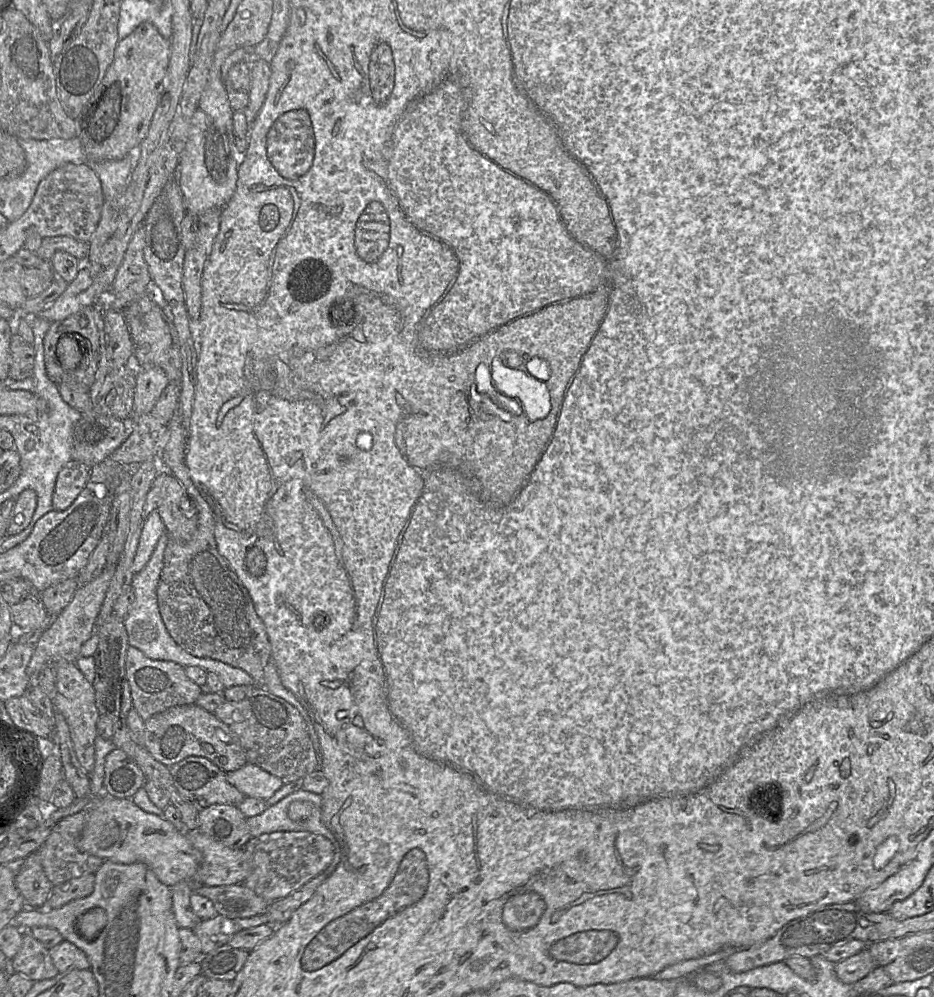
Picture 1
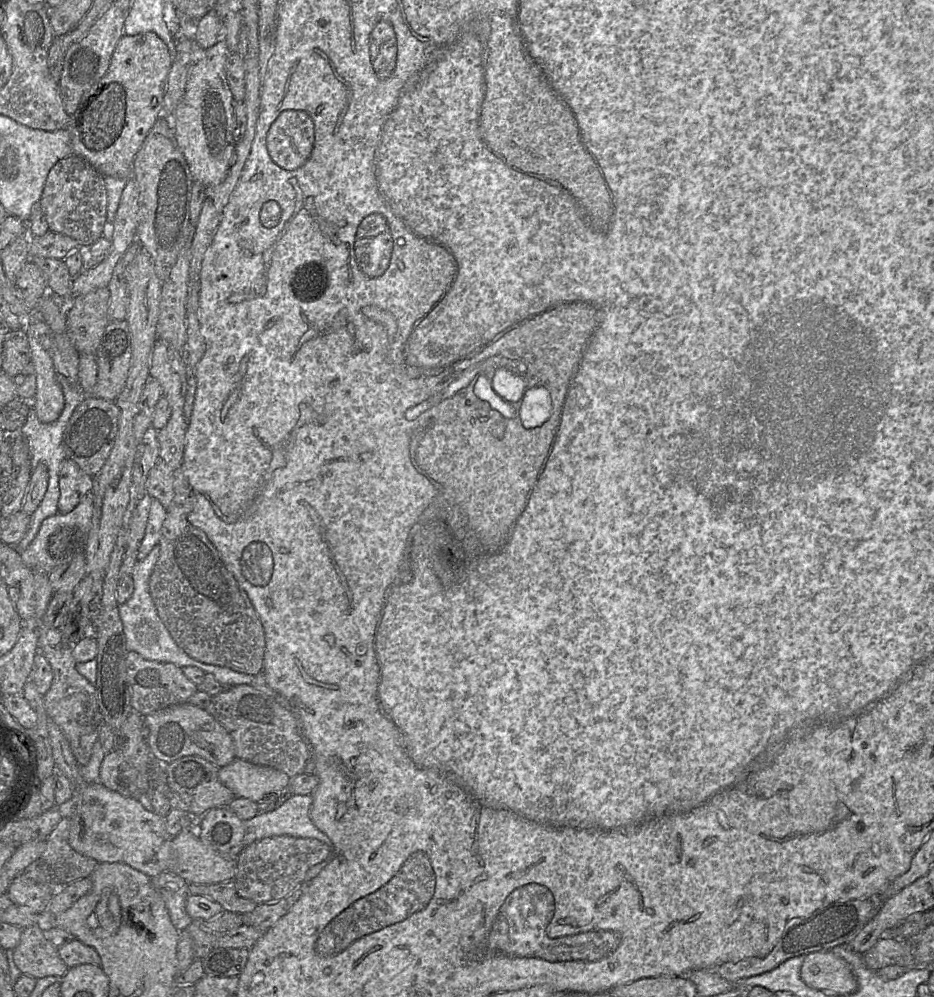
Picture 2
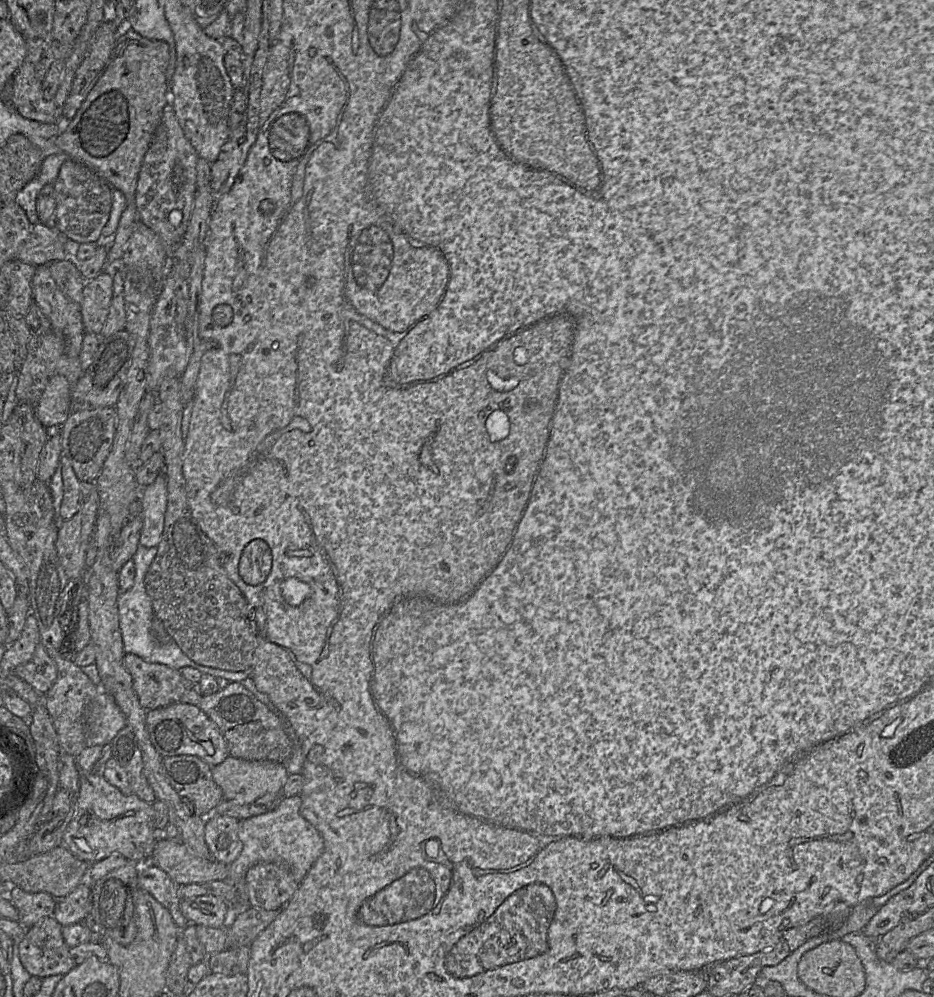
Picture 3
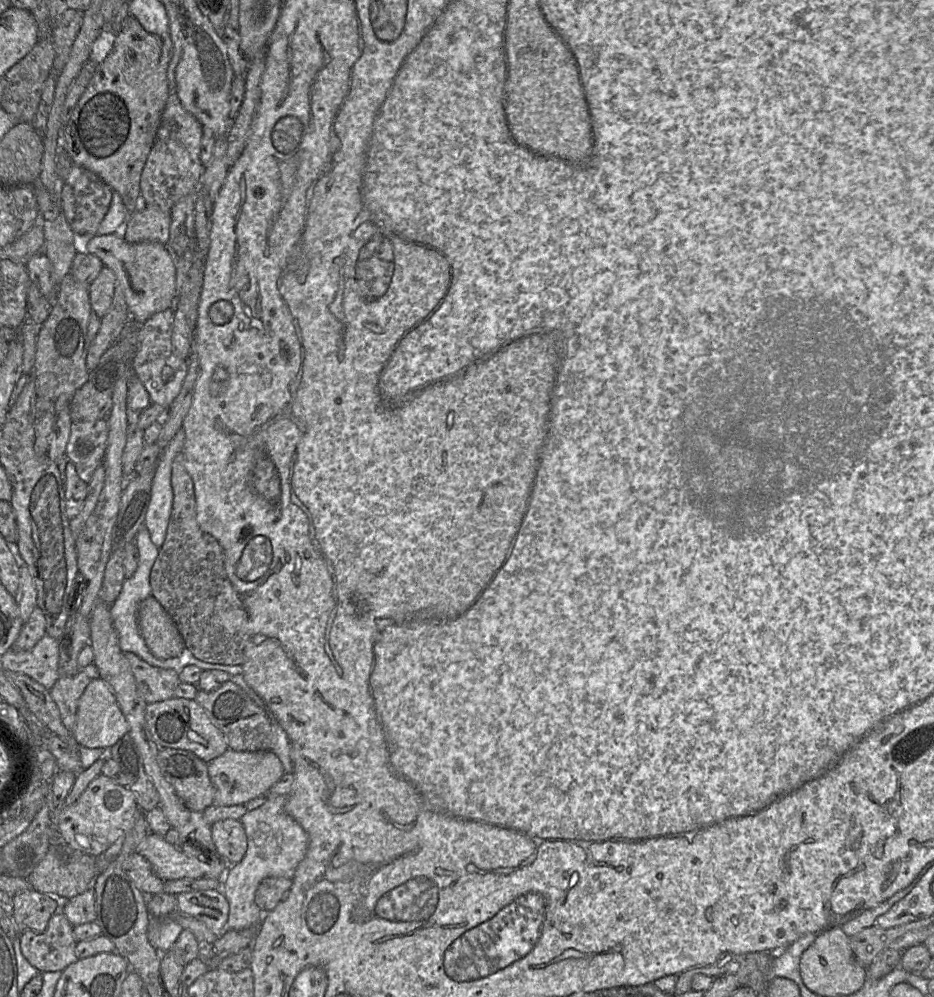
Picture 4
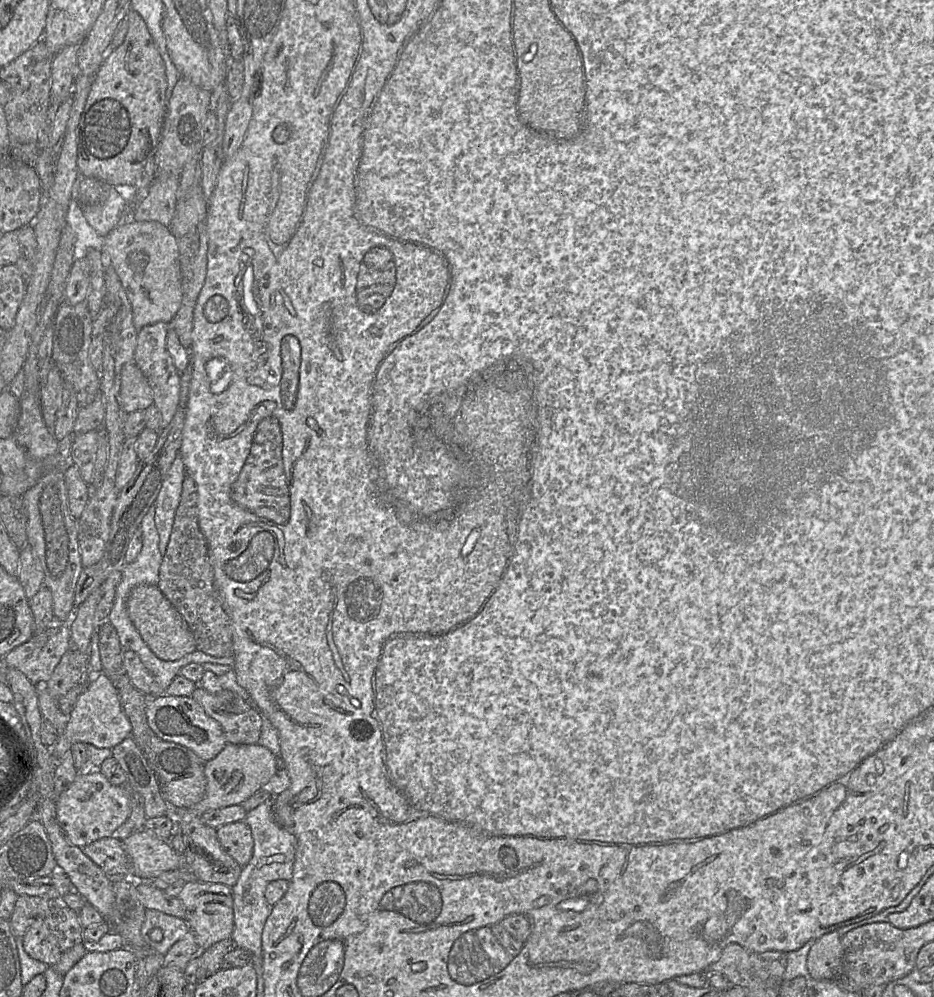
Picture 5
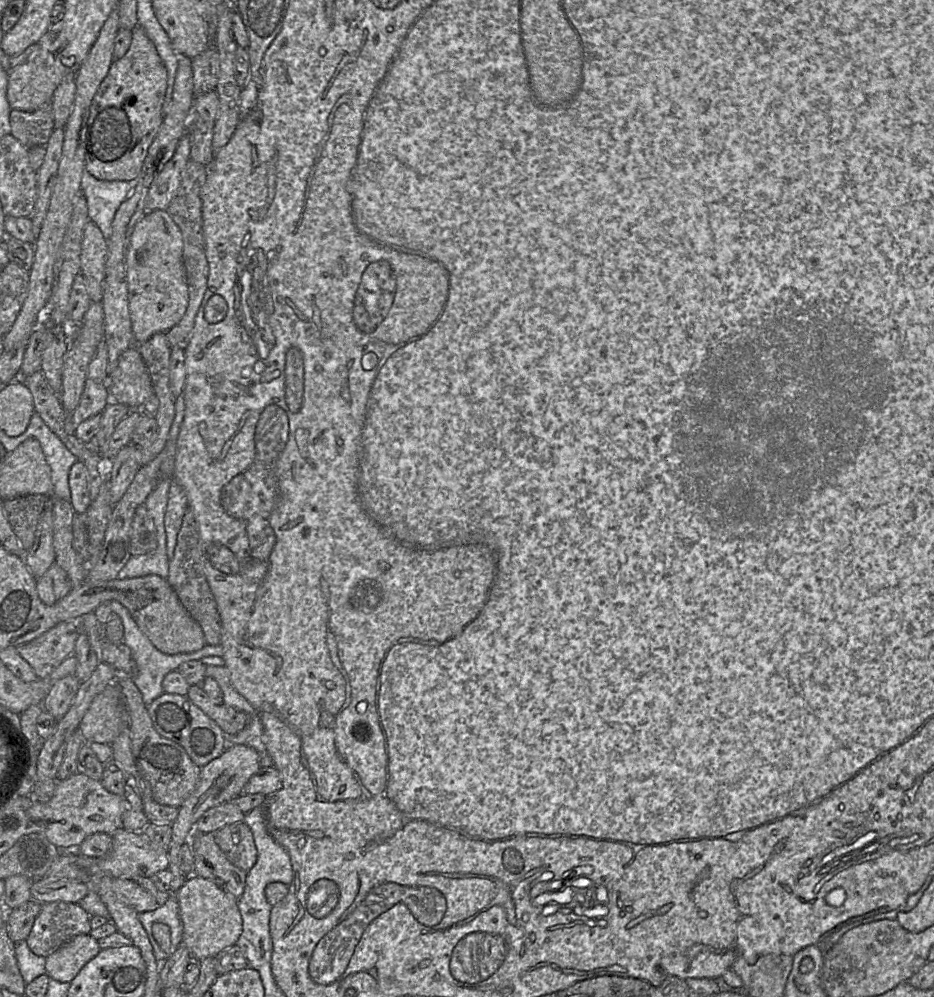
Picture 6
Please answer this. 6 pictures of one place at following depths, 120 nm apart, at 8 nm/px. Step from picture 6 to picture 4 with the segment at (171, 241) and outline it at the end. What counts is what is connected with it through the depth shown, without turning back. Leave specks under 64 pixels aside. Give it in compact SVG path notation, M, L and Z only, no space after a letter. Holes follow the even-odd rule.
M117 233L95 234L87 244L87 251L100 258L103 265L114 272L117 283L121 285L124 292L134 323L141 325L153 314L171 308L176 293L176 269L166 244L151 241L129 243Z

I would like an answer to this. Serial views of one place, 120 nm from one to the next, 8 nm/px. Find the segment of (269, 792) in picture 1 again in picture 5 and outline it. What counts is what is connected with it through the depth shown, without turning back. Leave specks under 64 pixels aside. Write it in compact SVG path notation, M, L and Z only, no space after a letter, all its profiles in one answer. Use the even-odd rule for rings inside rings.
M227 743L216 757L204 763L206 791L202 800L187 810L173 810L179 811L175 816L177 823L188 824L209 810L243 803L259 791L277 769L277 759L268 748L259 744Z

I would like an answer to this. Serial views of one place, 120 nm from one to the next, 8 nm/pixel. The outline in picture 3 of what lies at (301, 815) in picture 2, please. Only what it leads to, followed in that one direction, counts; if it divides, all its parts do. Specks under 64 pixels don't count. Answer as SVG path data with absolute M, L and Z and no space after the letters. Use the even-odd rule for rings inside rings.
M299 795L284 798L279 806L267 813L251 816L248 819L239 821L239 830L238 835L239 839L243 844L242 851L238 858L229 865L229 874L226 880L217 880L217 881L229 881L235 890L236 890L236 900L235 903L229 905L229 915L236 916L237 914L245 911L251 905L249 902L249 896L246 887L246 874L248 870L259 862L275 862L275 863L285 863L290 872L293 875L294 880L300 884L312 865L320 857L324 849L324 842L320 833L316 828L310 824L306 819L304 819L300 814L300 807L302 804L302 799Z

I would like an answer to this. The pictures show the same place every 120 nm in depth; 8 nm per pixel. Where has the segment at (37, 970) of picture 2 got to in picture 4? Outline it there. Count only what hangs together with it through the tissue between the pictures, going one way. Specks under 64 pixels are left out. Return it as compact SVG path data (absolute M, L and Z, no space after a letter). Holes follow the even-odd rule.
M62 911L51 916L43 932L26 930L19 936L23 956L40 973L62 972L77 960L73 925Z

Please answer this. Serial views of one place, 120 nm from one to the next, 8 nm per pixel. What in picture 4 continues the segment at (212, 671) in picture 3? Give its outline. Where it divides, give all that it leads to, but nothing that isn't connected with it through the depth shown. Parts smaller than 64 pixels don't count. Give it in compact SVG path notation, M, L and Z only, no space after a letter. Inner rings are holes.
M142 525L135 538L139 553L137 569L133 576L124 580L119 596L110 606L110 614L112 617L113 626L118 635L120 649L124 653L132 652L136 654L151 666L164 669L172 669L177 673L179 673L185 666L195 665L202 670L220 670L228 673L231 676L242 675L243 668L241 665L223 665L204 662L194 657L191 651L186 649L186 647L179 656L169 659L159 659L150 652L141 635L138 626L137 614L140 603L151 595L151 586L149 578L153 564L158 556L159 548L156 547L156 545L151 541L150 533L145 527L145 525Z

